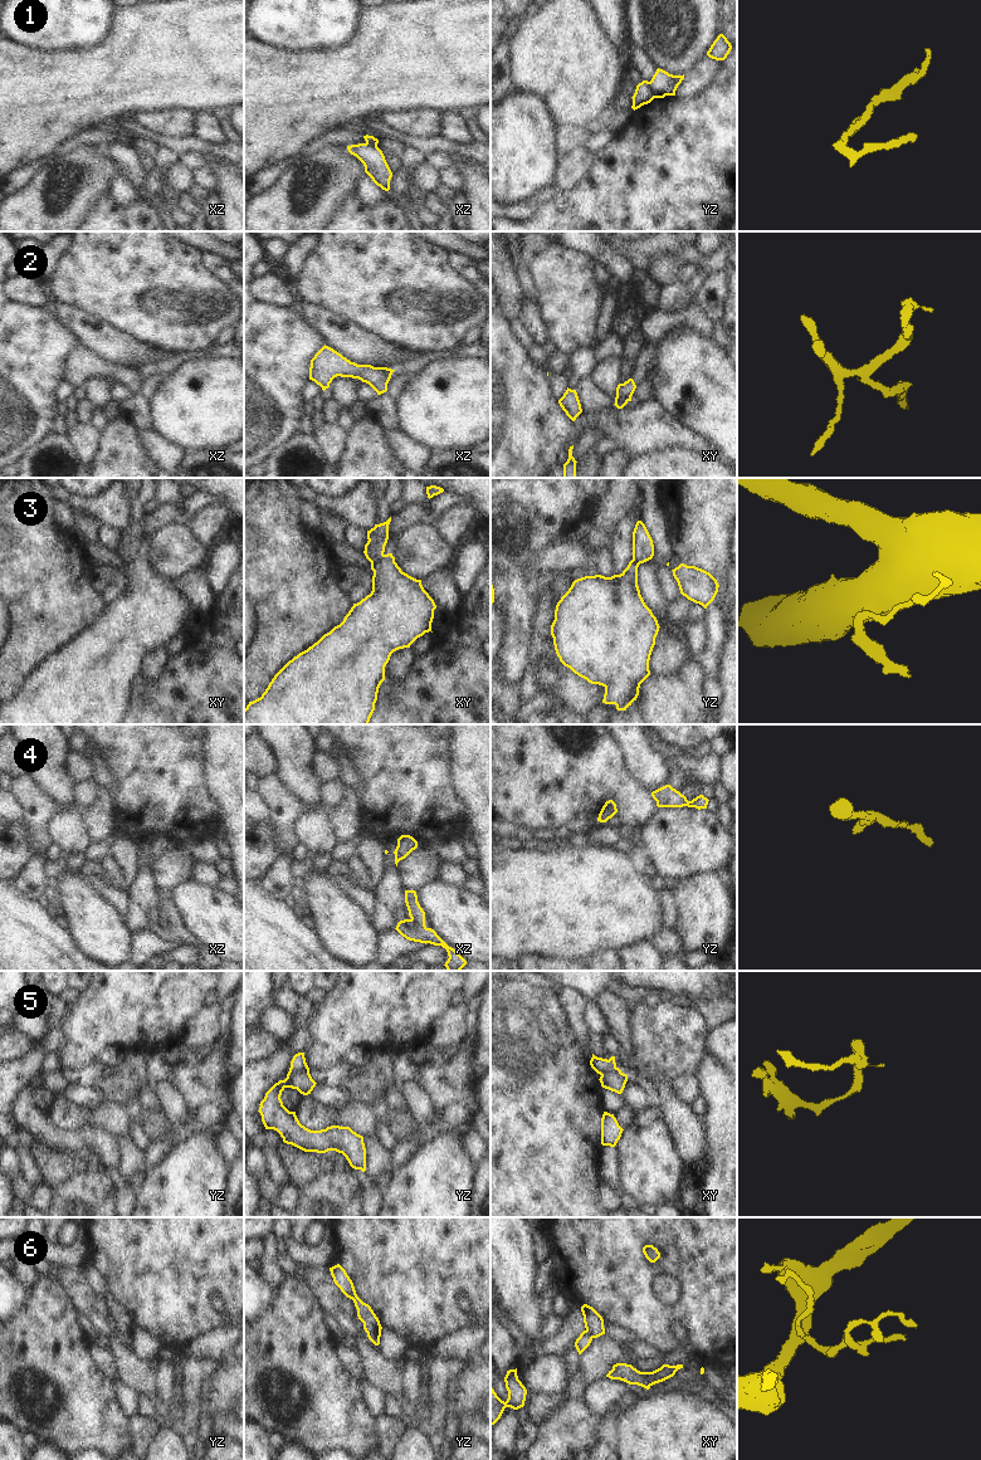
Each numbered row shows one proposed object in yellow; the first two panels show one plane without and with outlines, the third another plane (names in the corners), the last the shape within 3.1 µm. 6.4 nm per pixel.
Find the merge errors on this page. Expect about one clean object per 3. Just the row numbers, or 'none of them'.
1, 2, 3, 5, 6

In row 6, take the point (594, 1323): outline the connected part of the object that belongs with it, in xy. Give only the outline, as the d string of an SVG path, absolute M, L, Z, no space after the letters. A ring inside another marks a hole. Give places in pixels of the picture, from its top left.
M584 1304L581 1312L585 1328L592 1338L605 1334L604 1319L592 1307Z

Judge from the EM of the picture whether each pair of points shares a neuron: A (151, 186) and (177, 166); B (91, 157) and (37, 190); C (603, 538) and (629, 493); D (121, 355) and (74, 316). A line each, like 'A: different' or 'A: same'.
A: different
B: same
C: same
D: same

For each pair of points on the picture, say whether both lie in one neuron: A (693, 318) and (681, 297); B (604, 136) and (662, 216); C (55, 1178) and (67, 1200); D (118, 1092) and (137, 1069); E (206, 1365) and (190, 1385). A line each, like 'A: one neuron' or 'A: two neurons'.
A: two neurons
B: two neurons
C: two neurons
D: one neuron
E: one neuron

